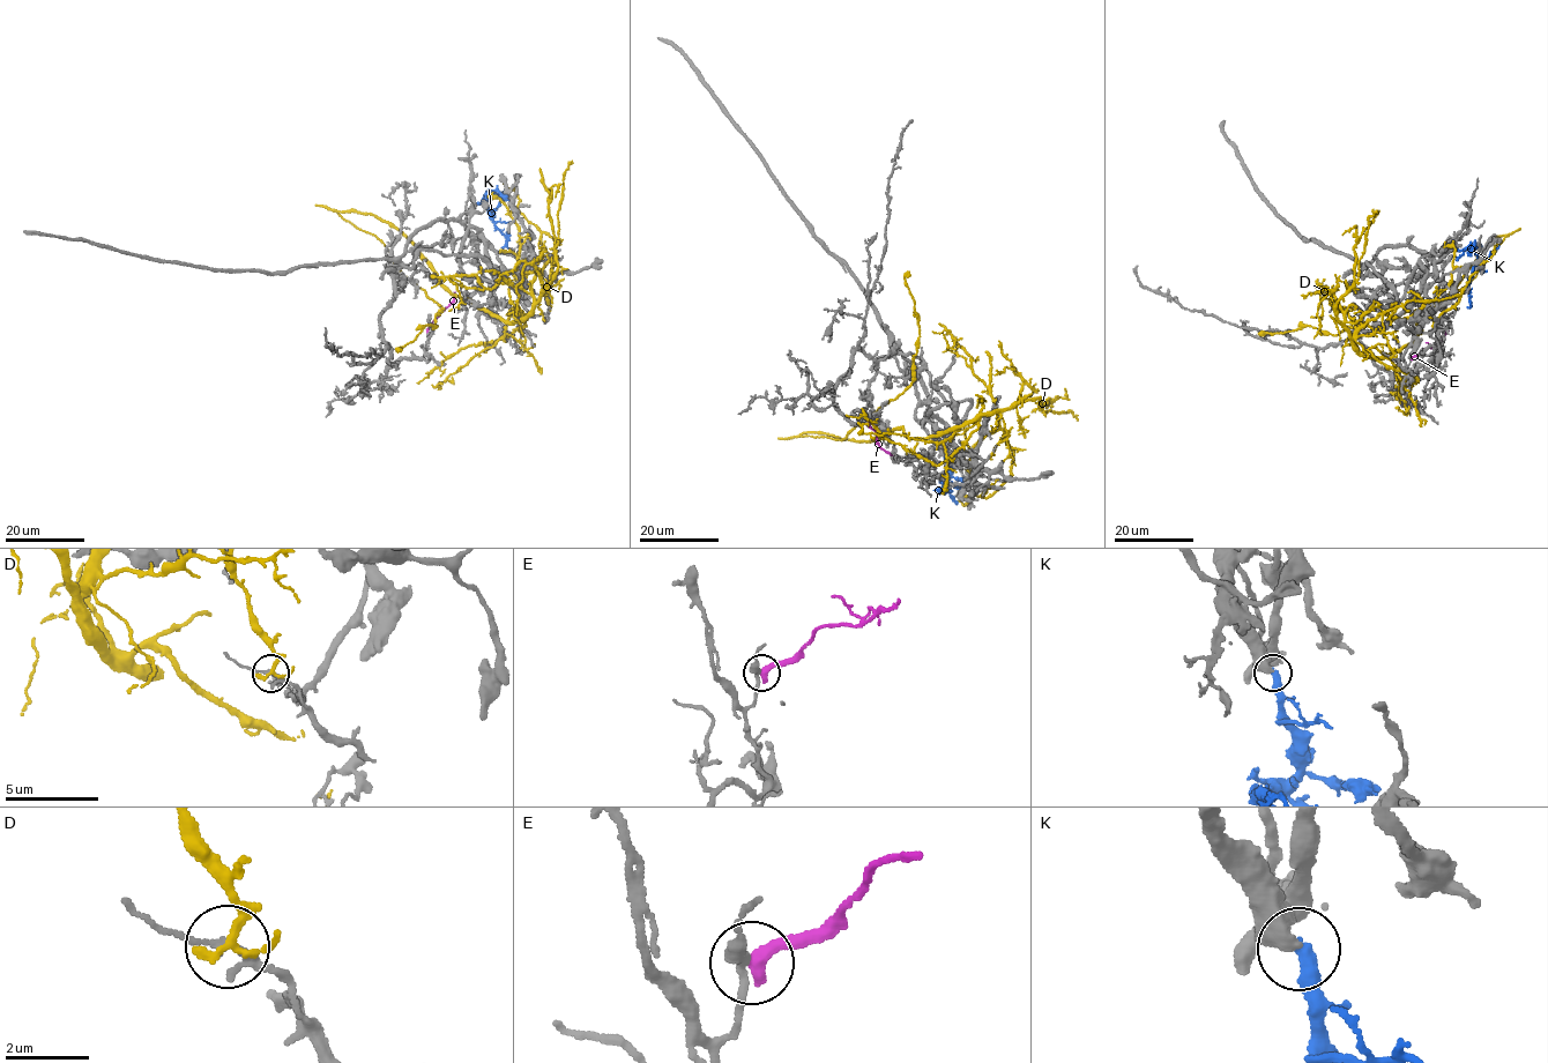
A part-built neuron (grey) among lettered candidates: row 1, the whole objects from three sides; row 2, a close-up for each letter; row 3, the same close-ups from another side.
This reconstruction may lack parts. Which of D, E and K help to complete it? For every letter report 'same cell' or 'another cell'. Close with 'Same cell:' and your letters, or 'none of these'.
D: another cell
E: another cell
K: same cell
Same cell: K

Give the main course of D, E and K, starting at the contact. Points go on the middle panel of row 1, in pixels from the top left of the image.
D: (991, 454), (1004, 439), (996, 411), (925, 438), (801, 435), (845, 439), (910, 384), (909, 272)
E: (870, 420), (877, 444), (893, 458)
K: (944, 455), (950, 476), (939, 481), (946, 482), (949, 490), (940, 491), (938, 488)

